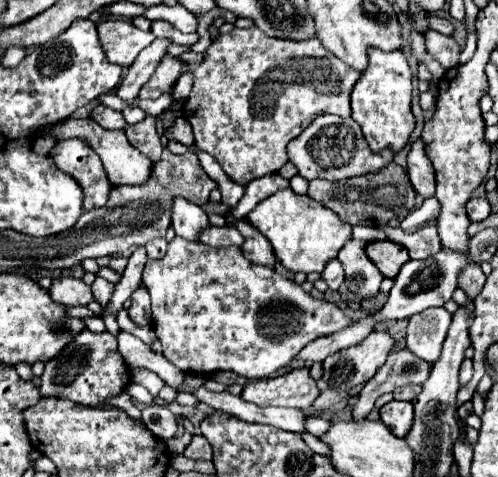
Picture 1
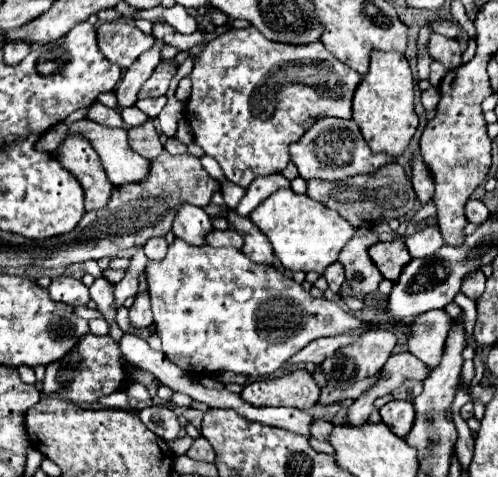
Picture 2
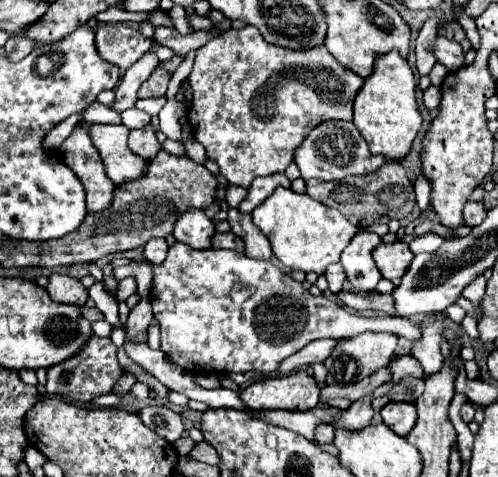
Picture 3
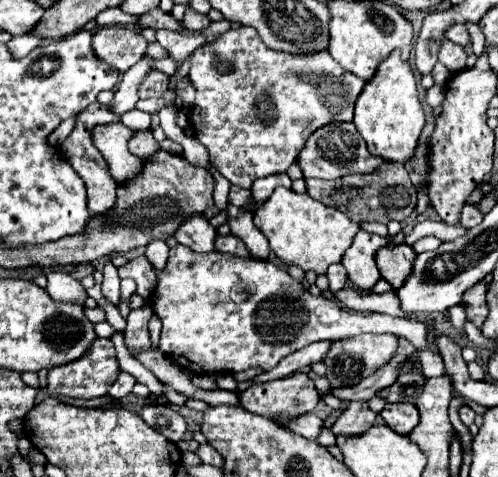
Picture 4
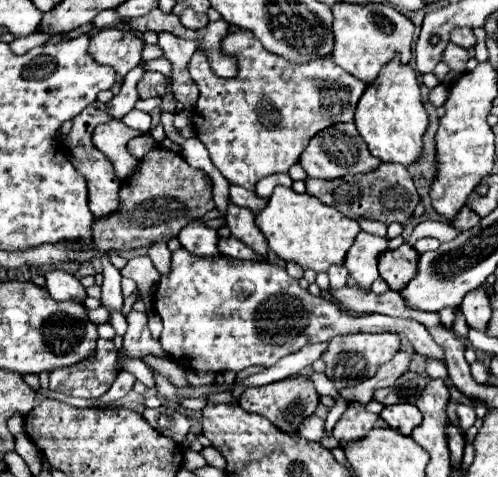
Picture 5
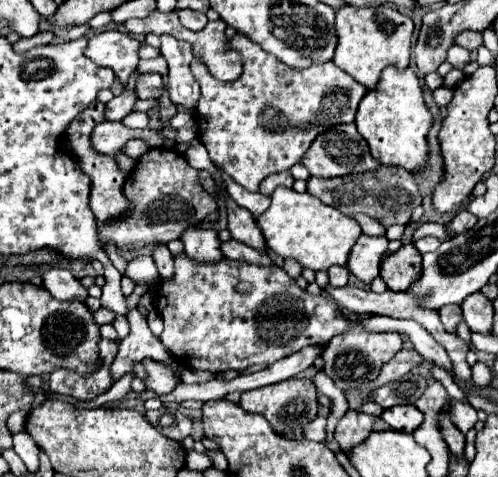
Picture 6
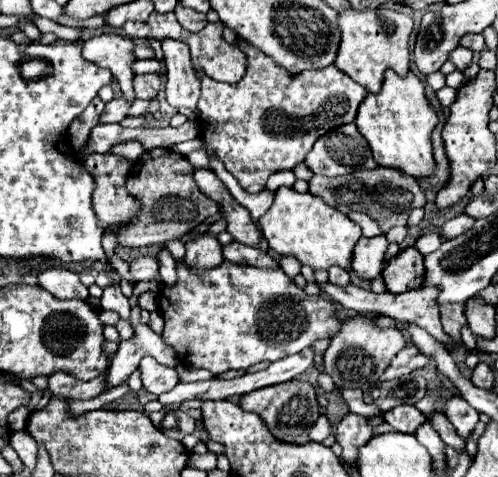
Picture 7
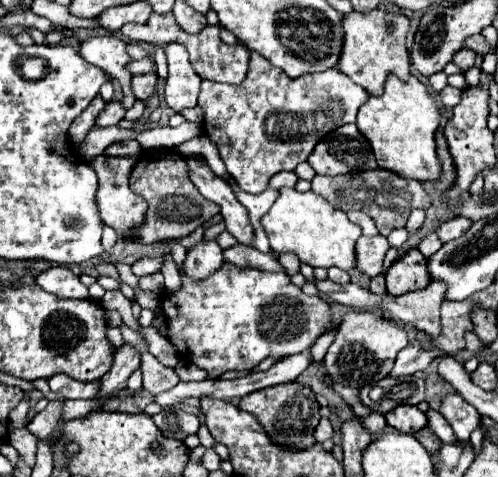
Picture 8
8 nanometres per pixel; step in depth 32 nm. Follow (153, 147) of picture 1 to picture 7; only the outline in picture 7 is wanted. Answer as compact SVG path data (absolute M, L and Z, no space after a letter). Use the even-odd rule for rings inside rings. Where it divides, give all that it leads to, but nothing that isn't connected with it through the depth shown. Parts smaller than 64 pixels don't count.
M130 140L130 142L120 144L120 146L114 148L114 154L124 156L124 158L128 158L128 160L132 160L132 162L138 160L144 152L146 152L146 148L144 148L140 142L136 142L136 140Z

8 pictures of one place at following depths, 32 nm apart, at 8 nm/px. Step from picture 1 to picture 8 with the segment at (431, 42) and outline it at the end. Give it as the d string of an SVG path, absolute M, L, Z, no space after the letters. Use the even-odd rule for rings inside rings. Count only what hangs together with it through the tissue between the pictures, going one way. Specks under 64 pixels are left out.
M462 48L460 52L456 52L456 56L452 58L452 62L454 62L462 72L466 72L470 66L474 66L474 58L476 58L476 54L474 54L472 50Z

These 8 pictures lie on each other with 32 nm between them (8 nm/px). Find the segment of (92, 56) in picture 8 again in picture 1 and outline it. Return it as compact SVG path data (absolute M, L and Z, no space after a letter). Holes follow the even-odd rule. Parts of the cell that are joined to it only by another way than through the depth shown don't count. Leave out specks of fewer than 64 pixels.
M106 18L98 22L98 36L106 58L122 68L132 66L136 56L154 40L154 34L148 30L136 28L124 18Z

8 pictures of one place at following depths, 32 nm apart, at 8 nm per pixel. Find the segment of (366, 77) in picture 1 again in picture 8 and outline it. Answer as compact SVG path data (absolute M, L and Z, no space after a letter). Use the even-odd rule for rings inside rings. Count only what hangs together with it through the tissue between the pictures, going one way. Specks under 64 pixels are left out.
M388 74L382 96L370 96L360 106L356 120L356 126L370 142L380 168L420 182L436 180L440 176L440 160L436 158L434 144L434 132L438 124L440 112L426 86L416 76L410 76L408 82L402 82L396 74Z

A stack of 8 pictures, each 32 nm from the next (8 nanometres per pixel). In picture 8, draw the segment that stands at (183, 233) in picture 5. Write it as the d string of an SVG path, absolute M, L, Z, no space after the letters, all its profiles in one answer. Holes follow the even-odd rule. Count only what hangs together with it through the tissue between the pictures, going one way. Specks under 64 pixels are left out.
M202 238L196 246L188 250L184 260L184 270L194 280L202 280L214 270L218 270L222 264L224 264L224 258L222 258L222 248L218 246L218 242Z

